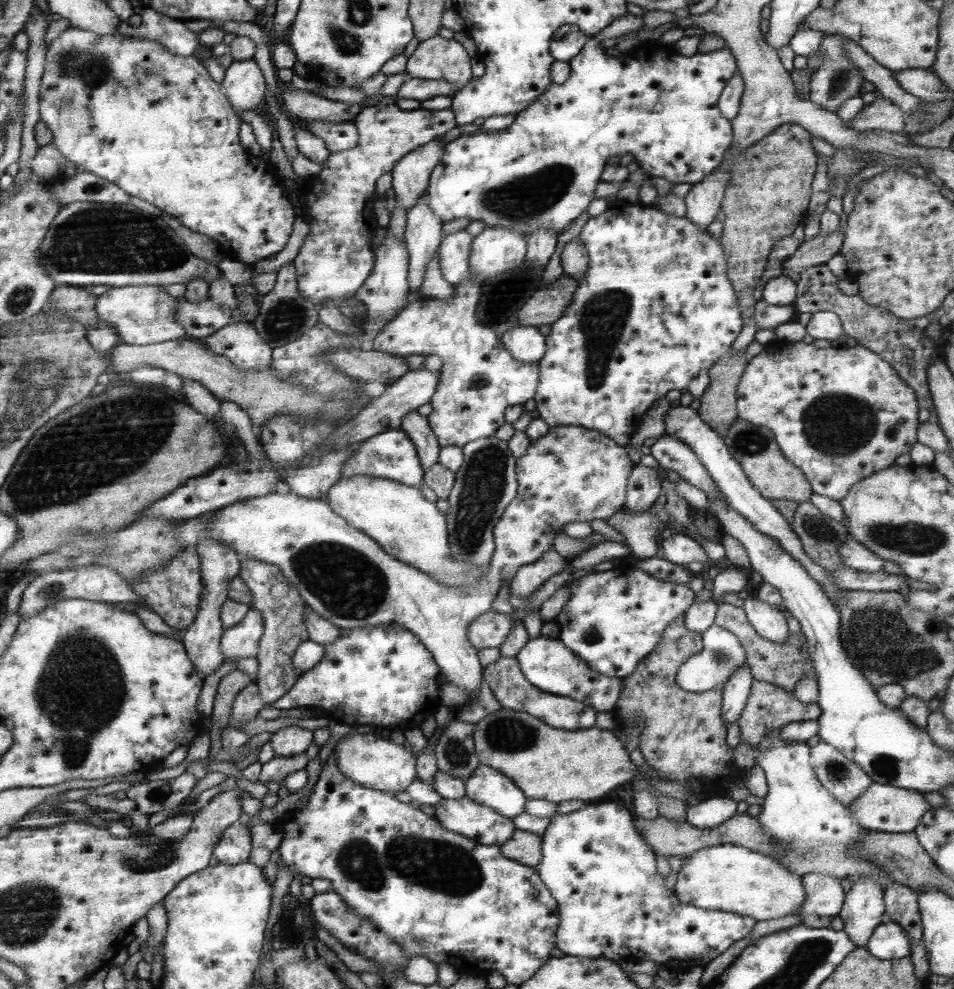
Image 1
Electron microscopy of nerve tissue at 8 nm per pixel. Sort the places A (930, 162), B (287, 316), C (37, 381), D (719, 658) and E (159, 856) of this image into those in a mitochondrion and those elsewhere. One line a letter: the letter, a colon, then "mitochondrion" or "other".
A: other
B: mitochondrion
C: mitochondrion
D: mitochondrion
E: mitochondrion

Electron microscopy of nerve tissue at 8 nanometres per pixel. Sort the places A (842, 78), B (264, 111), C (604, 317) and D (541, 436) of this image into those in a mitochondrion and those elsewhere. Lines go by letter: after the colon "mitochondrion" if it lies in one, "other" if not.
A: mitochondrion
B: other
C: mitochondrion
D: other

